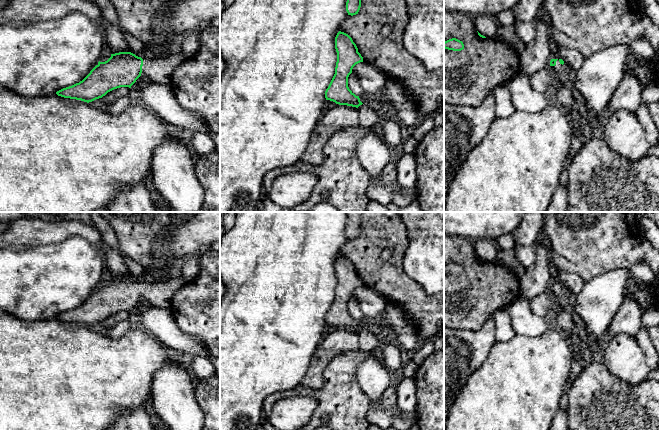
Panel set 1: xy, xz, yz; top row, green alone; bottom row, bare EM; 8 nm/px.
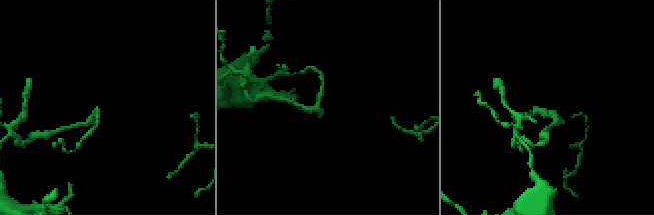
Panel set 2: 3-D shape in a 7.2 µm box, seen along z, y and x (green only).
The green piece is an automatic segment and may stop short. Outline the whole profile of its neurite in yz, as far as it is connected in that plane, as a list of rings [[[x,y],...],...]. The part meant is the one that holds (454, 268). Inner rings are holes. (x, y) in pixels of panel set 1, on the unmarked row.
[[[452,262],[444,266],[444,272],[453,275],[461,275],[464,273],[464,268],[462,265]]]

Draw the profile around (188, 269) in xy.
[[[200,255],[191,256],[181,262],[176,273],[187,281],[195,279],[200,271]]]

